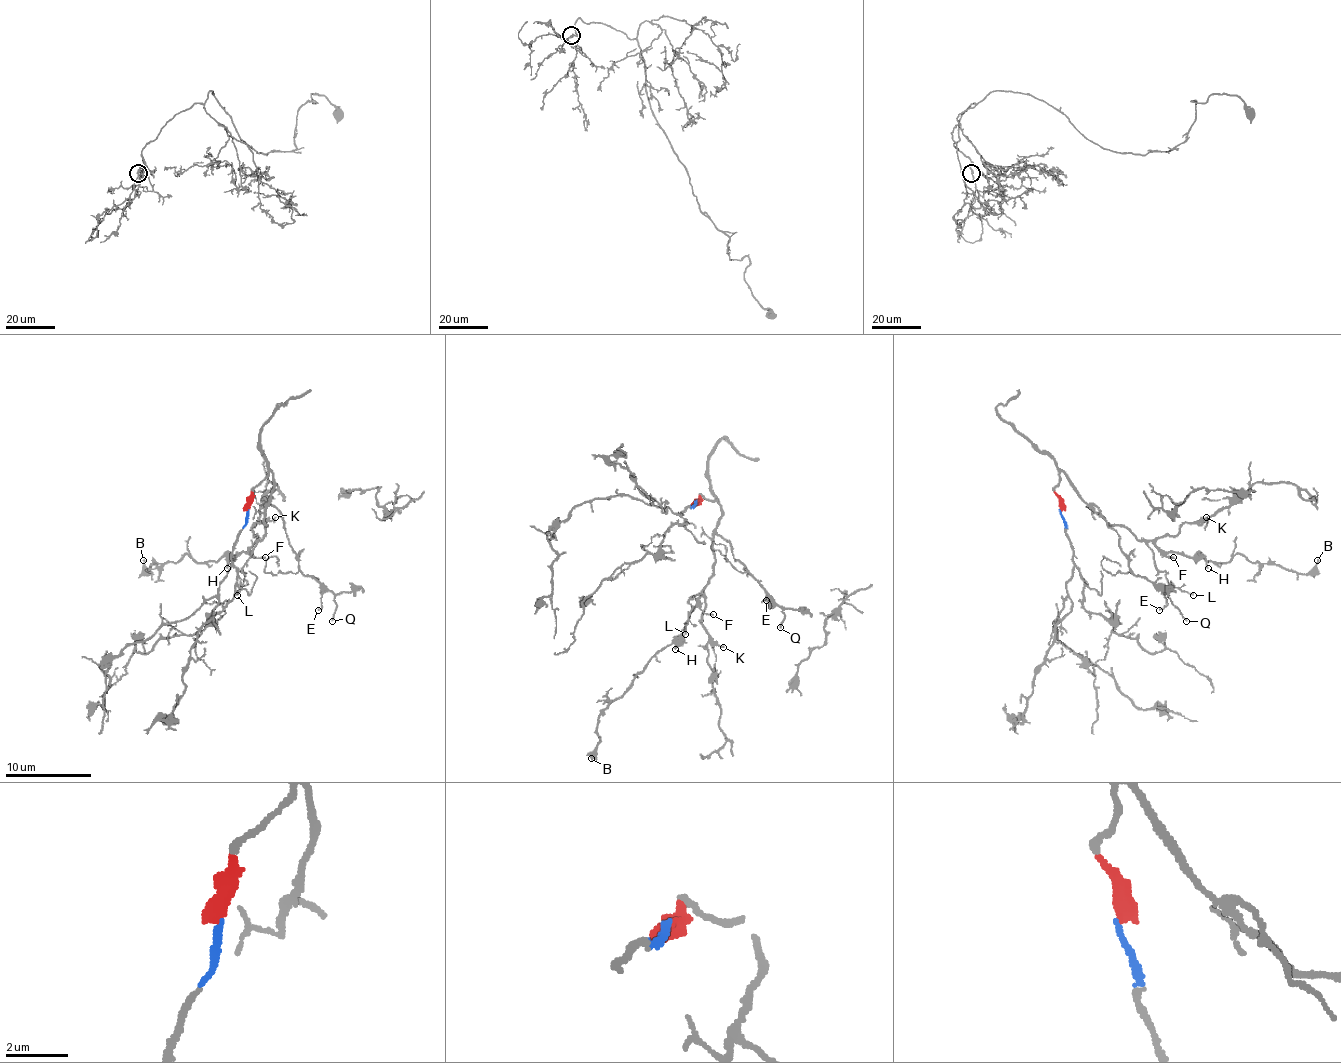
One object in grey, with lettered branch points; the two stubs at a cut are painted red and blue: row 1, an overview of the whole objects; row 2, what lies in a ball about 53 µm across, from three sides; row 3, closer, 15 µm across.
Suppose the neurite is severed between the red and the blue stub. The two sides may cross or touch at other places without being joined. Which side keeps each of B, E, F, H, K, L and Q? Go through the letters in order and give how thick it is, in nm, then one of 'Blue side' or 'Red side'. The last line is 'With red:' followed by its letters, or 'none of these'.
B: Thickness 200 nm. Red side
E: Thickness 130 nm. Red side
F: Thickness 140 nm. Red side
H: Thickness 140 nm. Red side
K: Thickness 150 nm. Red side
L: Thickness 130 nm. Red side
Q: Thickness 130 nm. Red side
With red: B, E, F, H, K, L, Q

